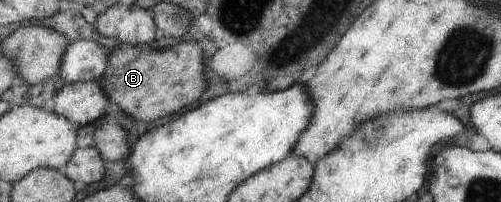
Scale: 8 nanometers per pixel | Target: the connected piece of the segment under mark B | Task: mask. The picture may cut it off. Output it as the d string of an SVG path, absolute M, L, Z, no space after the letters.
M188 41L186 43L180 42L172 47L163 49L150 49L148 47L130 45L118 46L113 51L110 51L108 67L104 77L101 77L98 82L111 99L114 107L119 107L124 113L141 122L157 125L162 121L179 116L186 107L196 103L202 97L202 93L206 91L208 84L205 79L207 61L204 62L202 55L204 55L204 51L202 51L202 47L197 41L194 41L194 43L192 41L190 43Z

